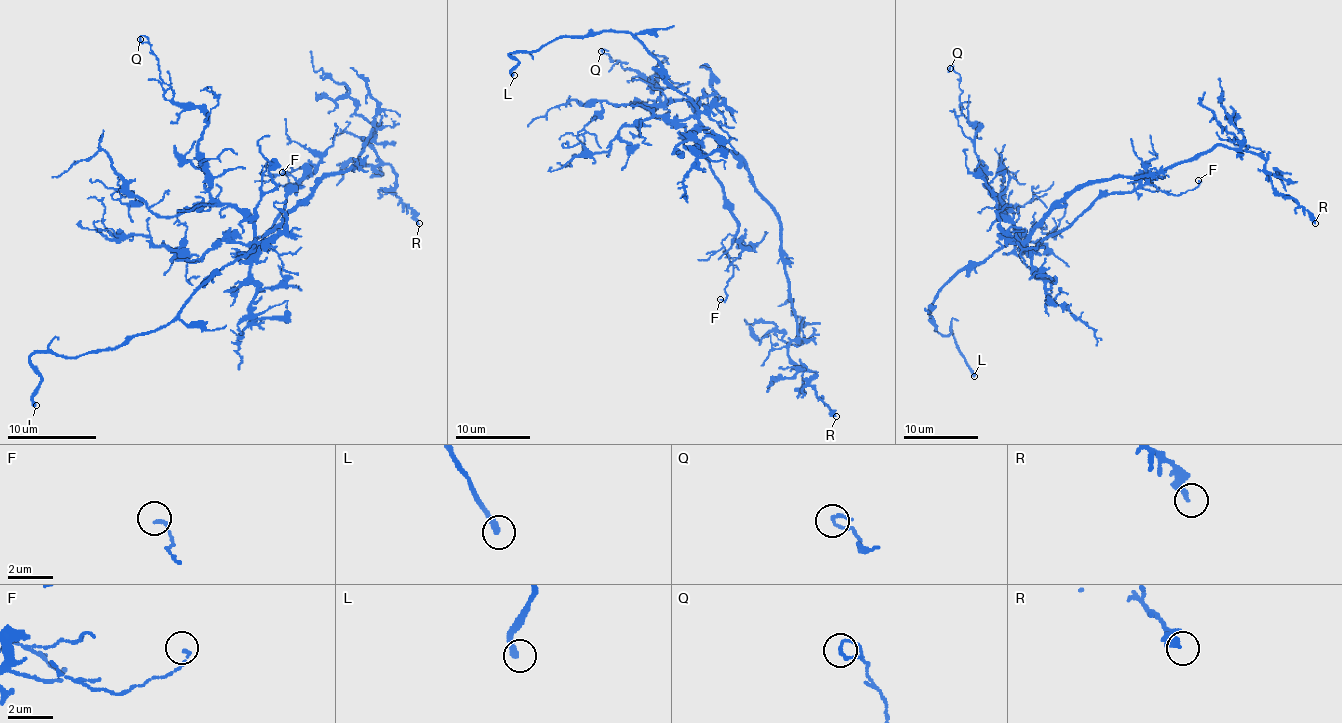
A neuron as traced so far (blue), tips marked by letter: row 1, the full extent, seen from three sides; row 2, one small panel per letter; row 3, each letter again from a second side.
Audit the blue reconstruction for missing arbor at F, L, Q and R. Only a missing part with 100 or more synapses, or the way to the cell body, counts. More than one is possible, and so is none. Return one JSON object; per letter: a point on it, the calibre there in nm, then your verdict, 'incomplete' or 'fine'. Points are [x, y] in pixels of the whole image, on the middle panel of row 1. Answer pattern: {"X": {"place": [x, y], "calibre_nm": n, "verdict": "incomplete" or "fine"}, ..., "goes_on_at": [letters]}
{"F": {"place": [720, 299], "calibre_nm": 120, "verdict": "fine"}, "L": {"place": [514, 75], "calibre_nm": 280, "verdict": "incomplete"}, "Q": {"place": [601, 51], "calibre_nm": 160, "verdict": "fine"}, "R": {"place": [836, 416], "calibre_nm": 260, "verdict": "fine"}, "goes_on_at": ["L"]}

